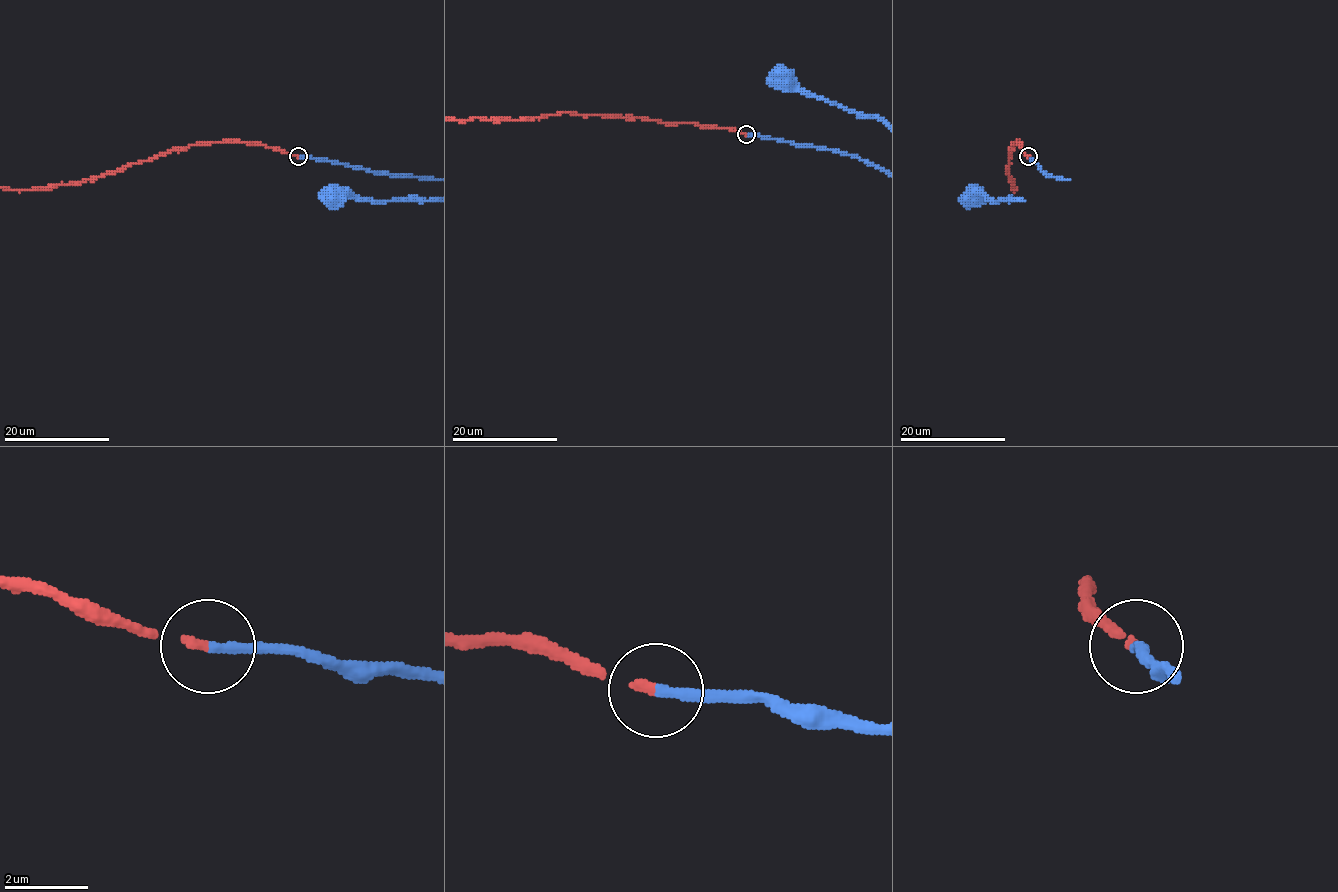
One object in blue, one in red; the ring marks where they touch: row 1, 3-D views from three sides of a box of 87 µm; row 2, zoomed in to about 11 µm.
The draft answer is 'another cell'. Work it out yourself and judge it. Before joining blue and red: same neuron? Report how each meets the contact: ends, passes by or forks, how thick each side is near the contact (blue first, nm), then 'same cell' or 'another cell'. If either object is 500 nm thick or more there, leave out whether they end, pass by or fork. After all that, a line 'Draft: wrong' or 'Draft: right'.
blue ends | red ends | 260/190 nm | same cell
Draft: wrong

